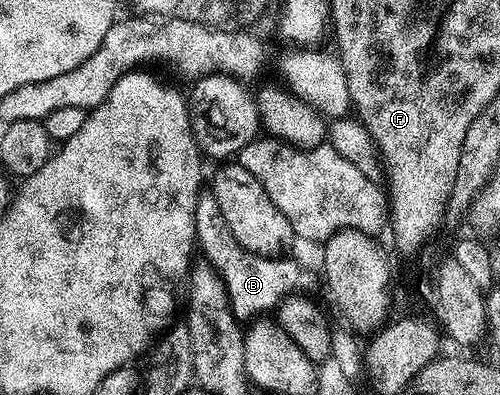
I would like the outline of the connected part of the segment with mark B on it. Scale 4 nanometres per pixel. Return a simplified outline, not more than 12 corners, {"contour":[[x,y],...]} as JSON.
{"contour":[[212,188],[197,196],[200,256],[233,314],[276,310],[298,288],[292,259],[260,257],[231,235]]}

